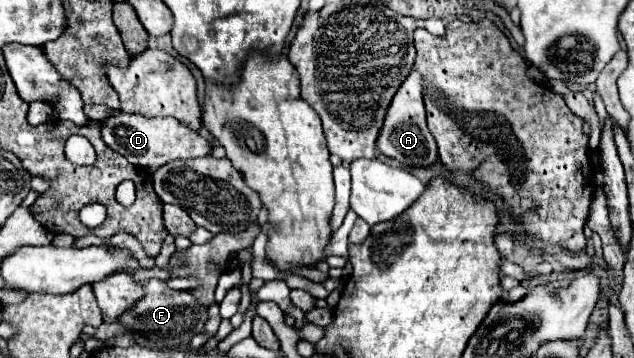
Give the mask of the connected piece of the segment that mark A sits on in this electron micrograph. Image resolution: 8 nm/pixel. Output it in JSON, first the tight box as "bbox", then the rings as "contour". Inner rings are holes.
{"bbox":[377,71,437,167],"contour":[[[413,71],[403,85],[399,87],[399,91],[395,93],[391,107],[387,111],[385,123],[383,123],[383,131],[379,135],[379,143],[377,149],[387,155],[393,161],[399,161],[403,165],[409,167],[429,167],[437,161],[437,143],[433,139],[433,135],[427,129],[425,123],[425,105],[423,105],[423,77]]]}

